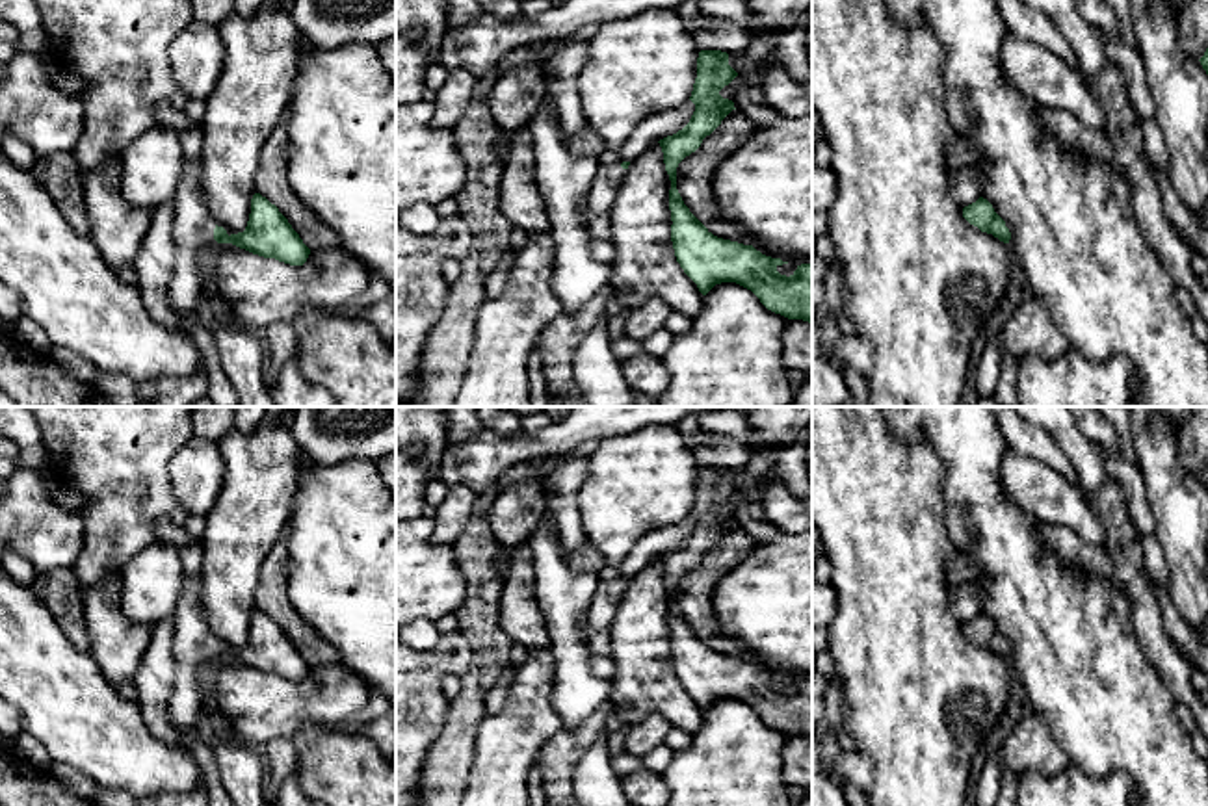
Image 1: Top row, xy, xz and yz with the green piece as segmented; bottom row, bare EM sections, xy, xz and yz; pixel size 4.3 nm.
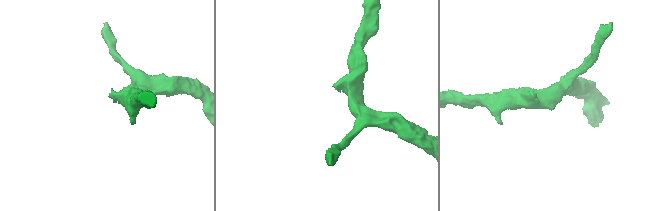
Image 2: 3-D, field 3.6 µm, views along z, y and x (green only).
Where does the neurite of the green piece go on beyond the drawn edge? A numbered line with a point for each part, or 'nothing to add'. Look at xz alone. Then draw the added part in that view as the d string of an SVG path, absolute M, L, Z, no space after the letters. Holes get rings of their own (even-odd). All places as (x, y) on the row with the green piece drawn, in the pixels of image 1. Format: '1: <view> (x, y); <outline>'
1: xz (599, 199); M621 163L598 167L591 189L585 195L585 208L591 217L611 210L617 189L626 176L626 171L628 169L623 169Z

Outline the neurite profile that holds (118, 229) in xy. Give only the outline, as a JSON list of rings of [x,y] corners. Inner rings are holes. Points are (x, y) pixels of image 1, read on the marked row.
[[[121,160],[84,173],[89,240],[104,262],[119,271],[132,266],[151,225],[151,210],[130,206],[121,195]]]

